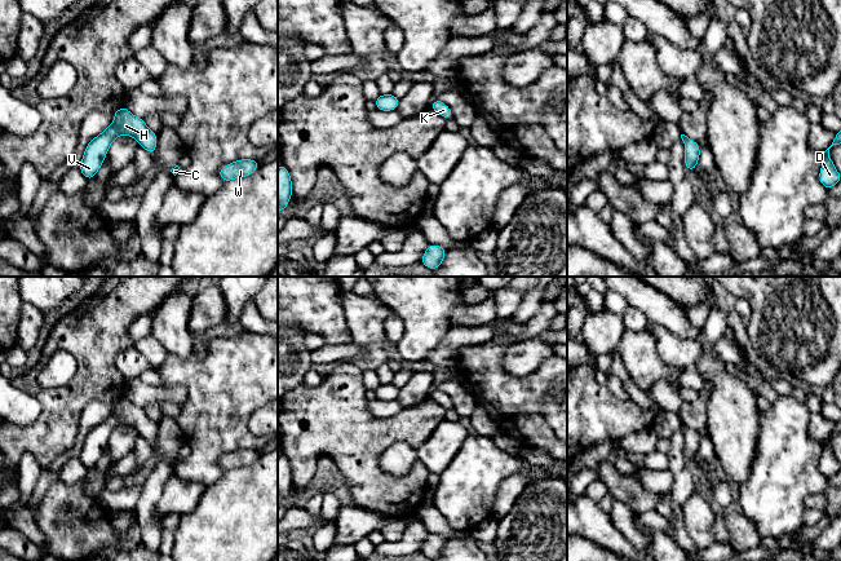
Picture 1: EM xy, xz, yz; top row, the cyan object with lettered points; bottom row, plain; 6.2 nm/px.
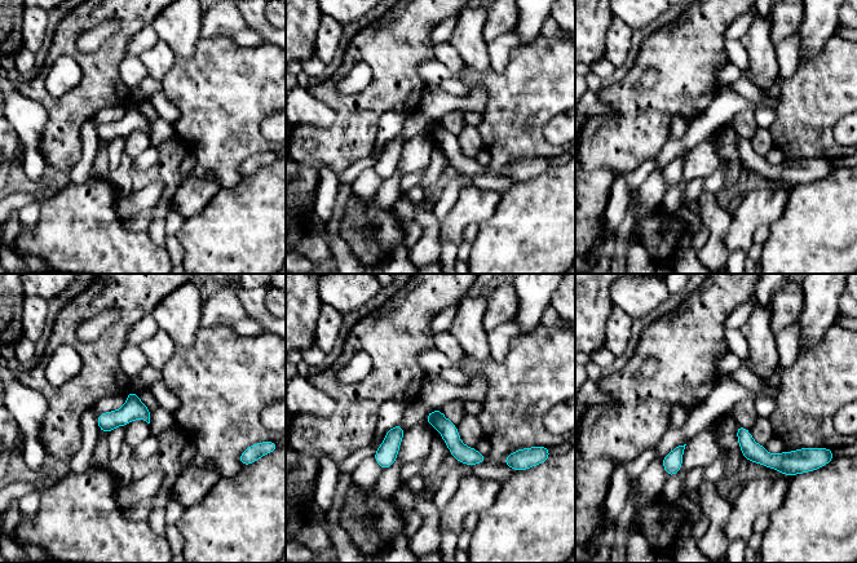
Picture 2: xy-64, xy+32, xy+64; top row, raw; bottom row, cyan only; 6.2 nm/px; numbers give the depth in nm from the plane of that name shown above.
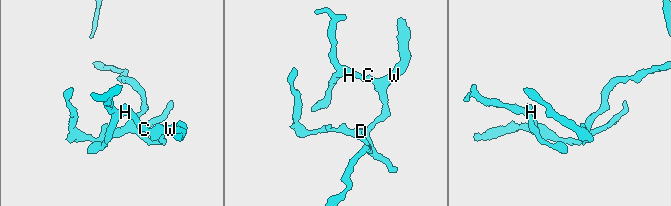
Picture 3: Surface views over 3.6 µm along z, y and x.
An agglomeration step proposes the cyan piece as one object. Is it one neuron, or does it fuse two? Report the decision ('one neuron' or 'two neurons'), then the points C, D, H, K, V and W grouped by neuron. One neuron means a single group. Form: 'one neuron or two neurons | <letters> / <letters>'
one neuron | C D H K V W

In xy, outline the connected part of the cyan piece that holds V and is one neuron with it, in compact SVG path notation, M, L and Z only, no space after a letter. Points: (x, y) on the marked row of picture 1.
M121 106L114 112L114 123L92 138L85 147L79 169L87 180L94 178L111 143L121 134L133 137L150 155L155 153L158 134L146 125L143 119Z

